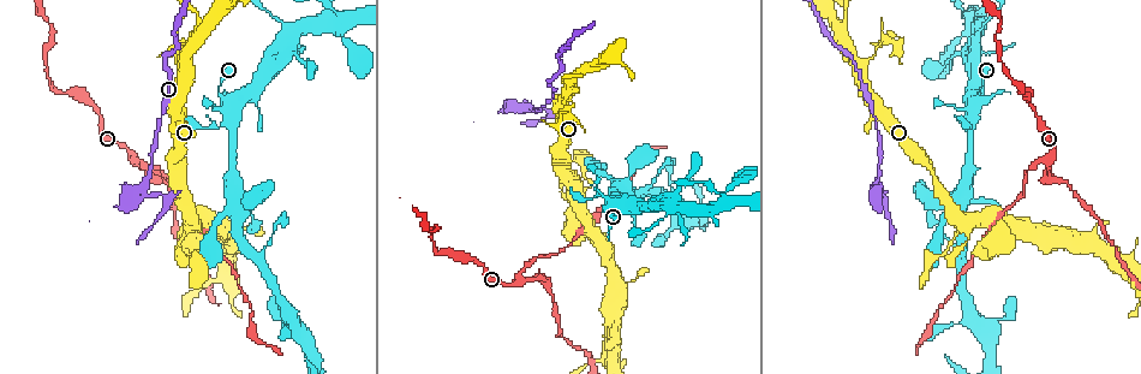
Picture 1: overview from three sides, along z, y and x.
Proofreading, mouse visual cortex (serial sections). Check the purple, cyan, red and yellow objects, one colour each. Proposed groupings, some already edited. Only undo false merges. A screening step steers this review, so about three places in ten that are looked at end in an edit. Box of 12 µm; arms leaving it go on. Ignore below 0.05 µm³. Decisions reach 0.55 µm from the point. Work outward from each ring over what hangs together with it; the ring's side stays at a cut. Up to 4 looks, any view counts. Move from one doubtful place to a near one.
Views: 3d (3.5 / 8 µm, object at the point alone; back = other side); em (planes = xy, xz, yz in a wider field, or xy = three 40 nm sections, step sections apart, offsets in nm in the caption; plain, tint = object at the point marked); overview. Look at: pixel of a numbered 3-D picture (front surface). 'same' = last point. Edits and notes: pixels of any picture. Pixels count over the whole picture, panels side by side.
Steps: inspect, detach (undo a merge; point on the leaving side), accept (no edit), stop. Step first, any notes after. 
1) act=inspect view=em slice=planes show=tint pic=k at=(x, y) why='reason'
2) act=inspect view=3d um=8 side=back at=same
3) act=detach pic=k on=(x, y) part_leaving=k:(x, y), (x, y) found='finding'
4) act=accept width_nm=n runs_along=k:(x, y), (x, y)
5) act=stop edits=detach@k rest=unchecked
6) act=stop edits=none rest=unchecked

act=inspect view=3d um=3.5 side=back pic=1 at=(144, 187) why='small branch off a trunk'

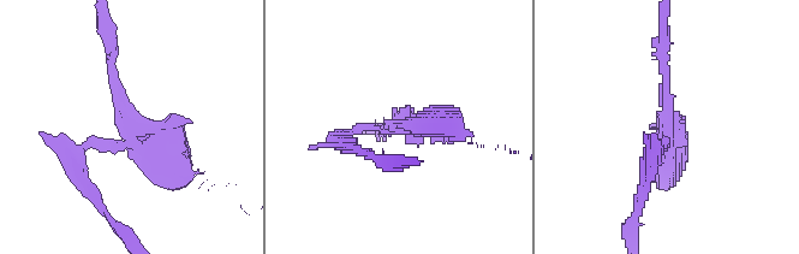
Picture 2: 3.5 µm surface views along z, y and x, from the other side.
act=inspect view=em slice=xy step=1 show=tint pic=2 at=(131, 125) why='need the tissue'

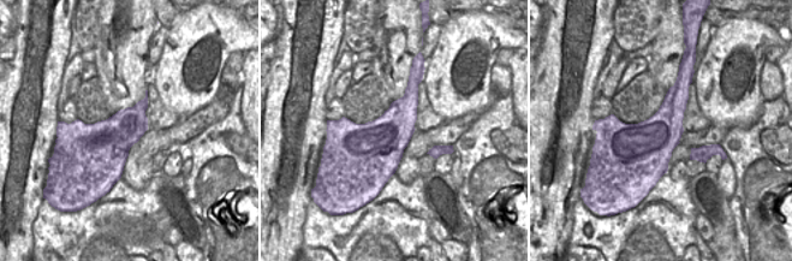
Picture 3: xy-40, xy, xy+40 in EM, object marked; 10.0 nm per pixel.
act=detach pic=2 on=(82, 148) part_leaving=2:(119, 141), (90, 141), (75, 157), (105, 212) found='a second cell is stuck on'

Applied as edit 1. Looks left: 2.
act=inspect view=overview why='redraw'

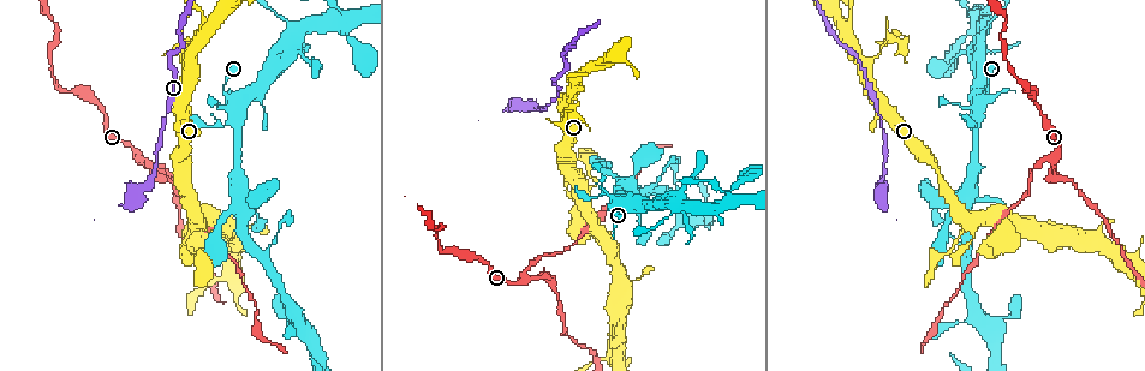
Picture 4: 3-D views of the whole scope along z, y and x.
act=inspect view=3d um=3.5 pic=4 at=(632, 180) why='four or more arms meet'

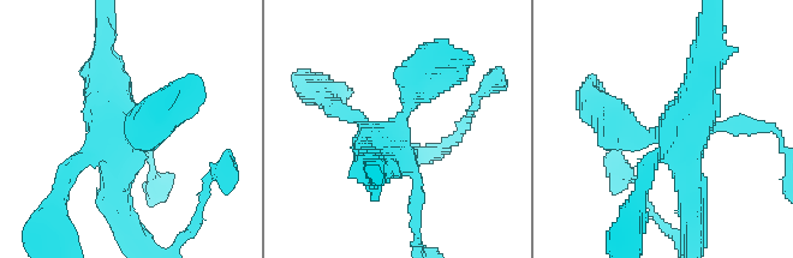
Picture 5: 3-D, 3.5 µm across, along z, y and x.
act=accept runs_along=5:(105, 58), (119, 212) found='continuous, no second cell'

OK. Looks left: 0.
act=stop edits=detach@2 rest=unchecked

